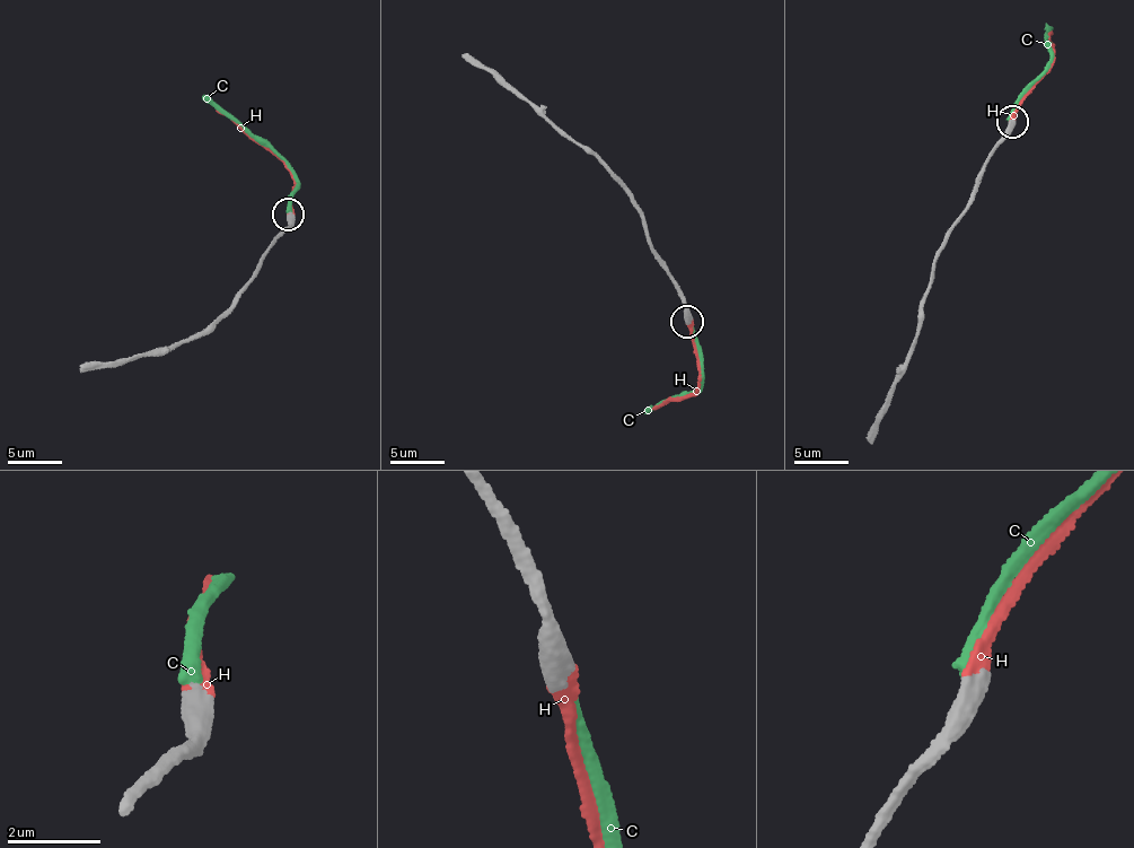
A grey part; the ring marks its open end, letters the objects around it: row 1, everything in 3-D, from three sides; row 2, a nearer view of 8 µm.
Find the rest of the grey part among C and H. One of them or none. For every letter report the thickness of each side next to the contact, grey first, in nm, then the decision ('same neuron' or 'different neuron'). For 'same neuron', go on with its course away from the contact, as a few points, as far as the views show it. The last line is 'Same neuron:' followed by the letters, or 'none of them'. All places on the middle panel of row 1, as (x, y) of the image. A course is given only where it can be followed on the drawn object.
C: calibres 480 and 320 nm; different neuron
H: calibres 500 and 380 nm; same neuron; course (688, 321), (701, 370), (700, 387), (687, 398), (653, 408)
Same neuron: H

